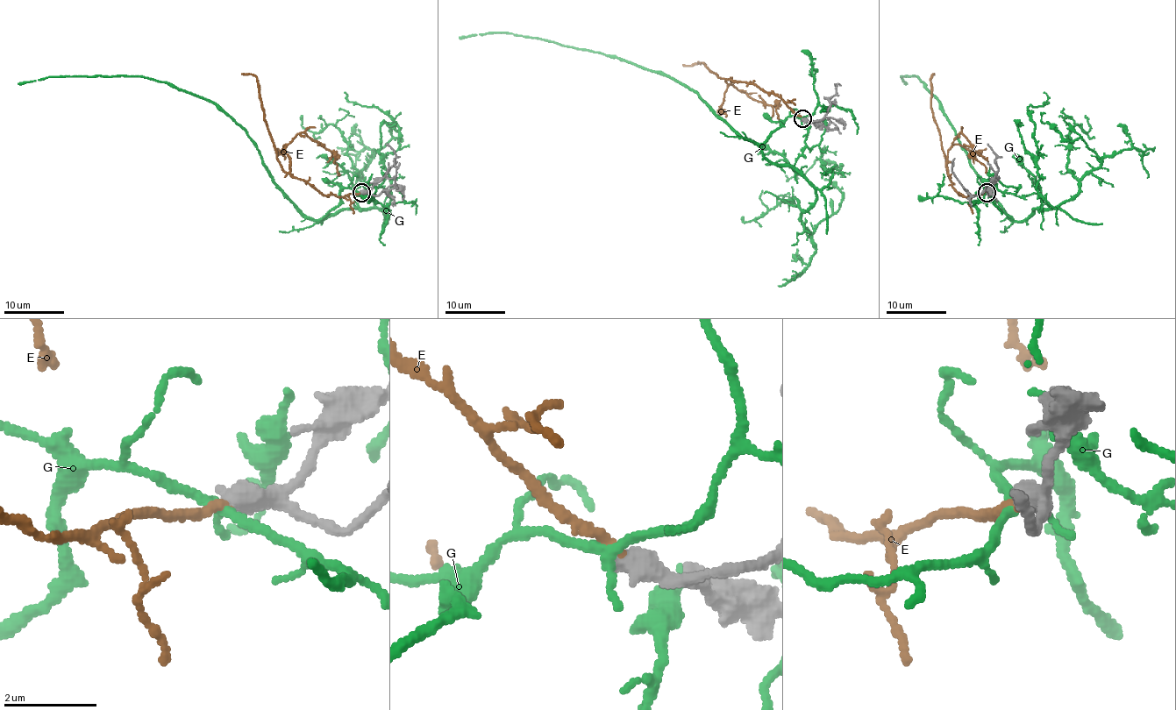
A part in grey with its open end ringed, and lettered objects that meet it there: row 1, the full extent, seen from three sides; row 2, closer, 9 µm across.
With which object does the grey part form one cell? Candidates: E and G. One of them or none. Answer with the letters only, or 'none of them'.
E

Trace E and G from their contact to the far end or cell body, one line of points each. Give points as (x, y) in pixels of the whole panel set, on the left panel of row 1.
E: (361, 193), (322, 195), (288, 173), (277, 159), (264, 117), (258, 79), (241, 73)
G: (361, 193), (345, 188), (336, 206), (311, 220), (273, 180), (248, 134), (214, 104), (163, 81), (17, 83)

